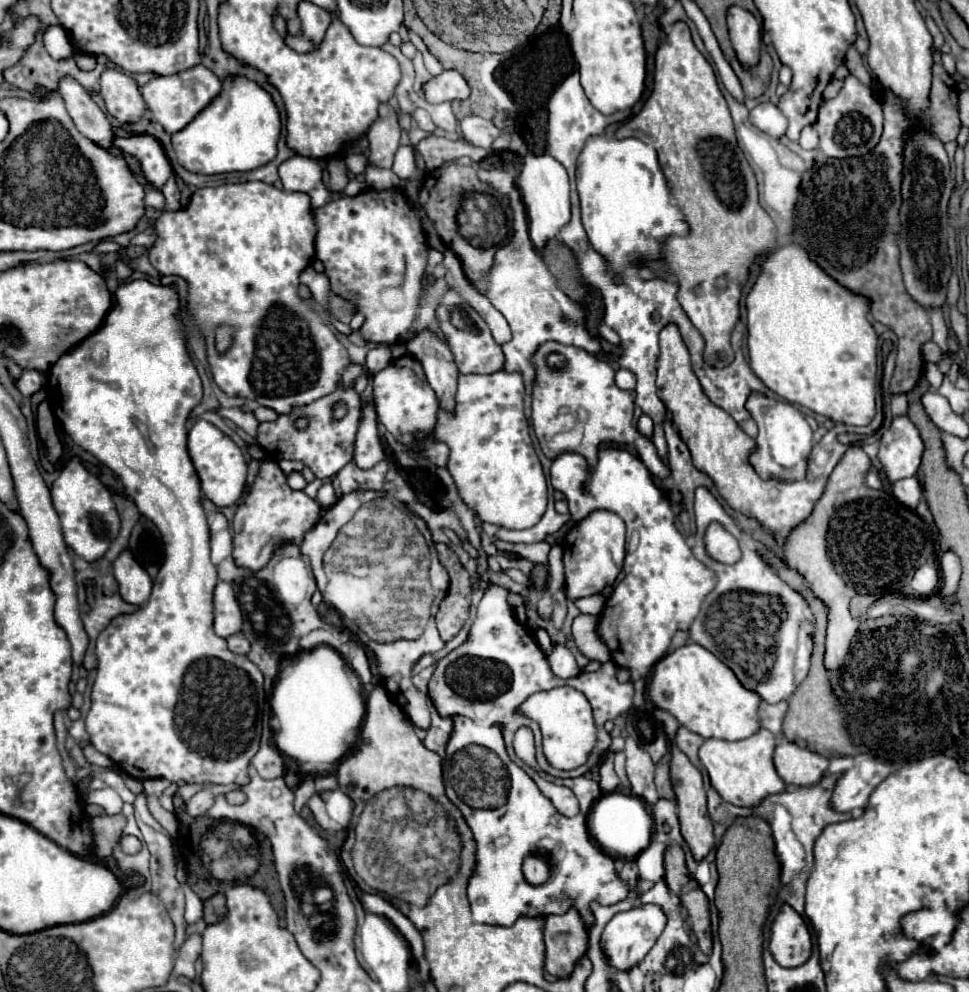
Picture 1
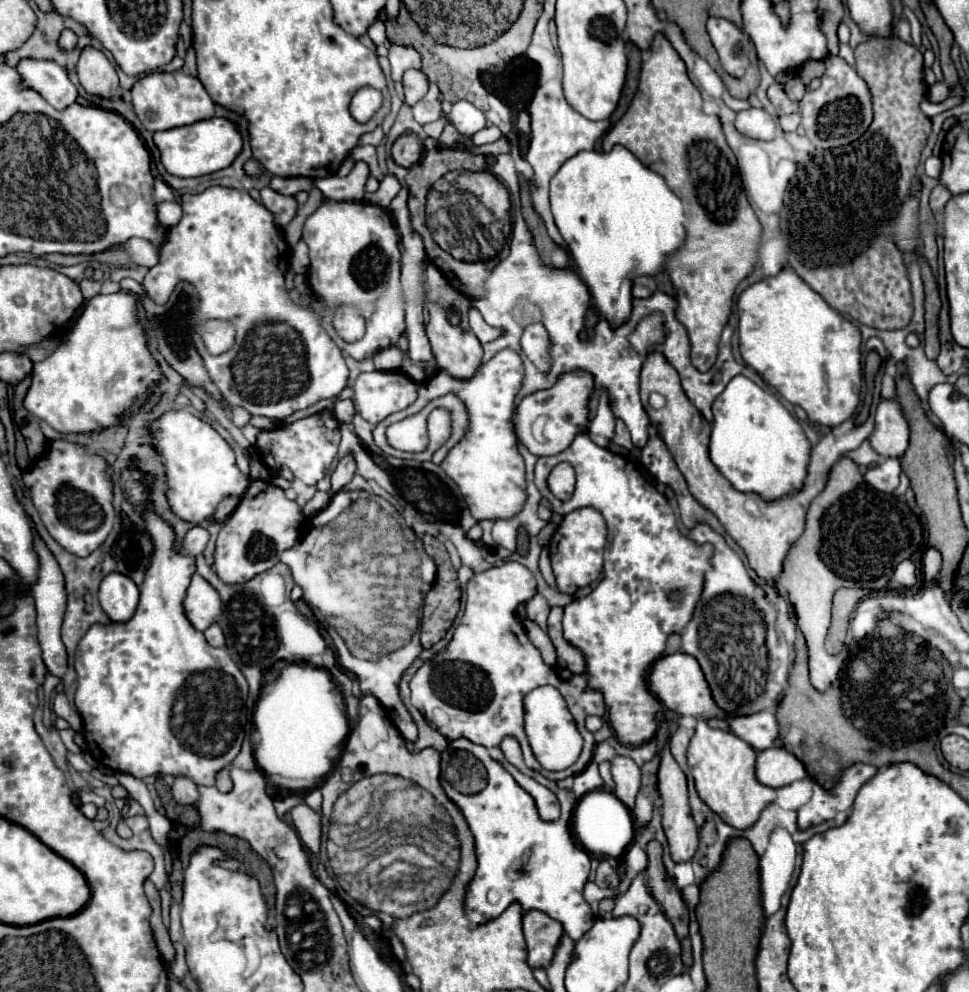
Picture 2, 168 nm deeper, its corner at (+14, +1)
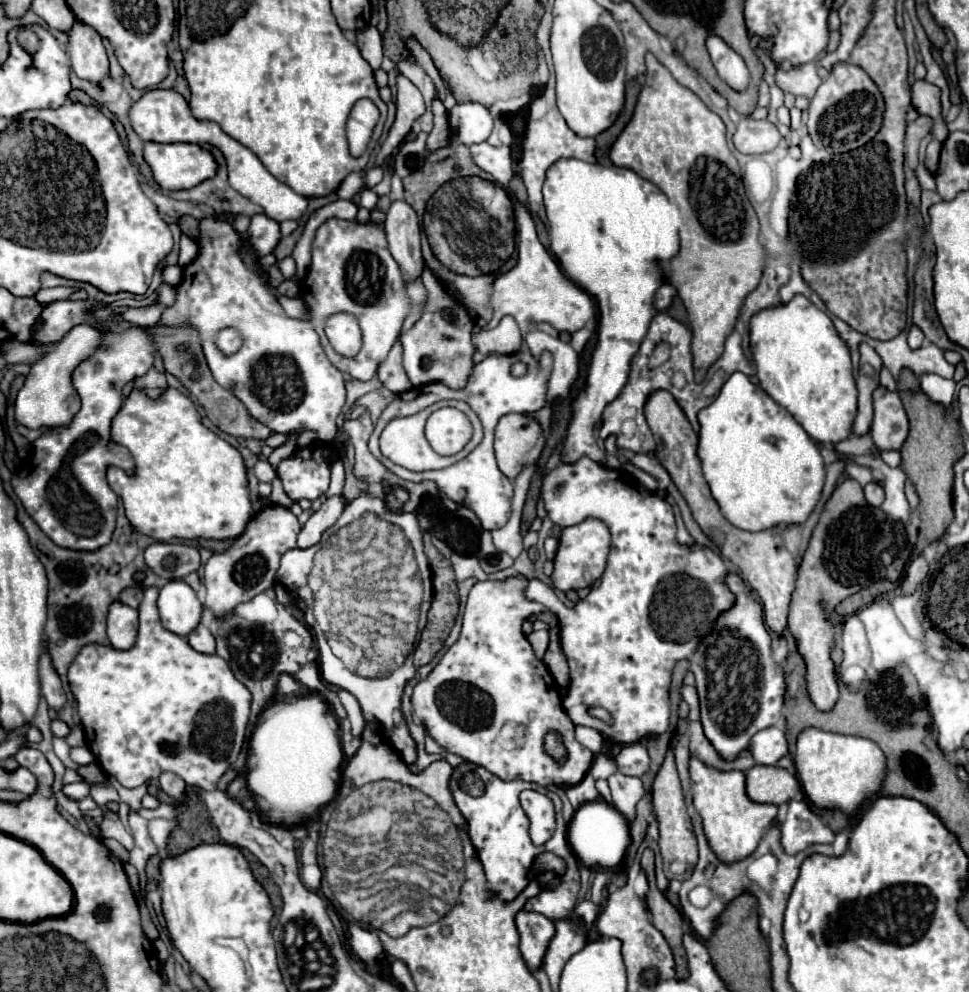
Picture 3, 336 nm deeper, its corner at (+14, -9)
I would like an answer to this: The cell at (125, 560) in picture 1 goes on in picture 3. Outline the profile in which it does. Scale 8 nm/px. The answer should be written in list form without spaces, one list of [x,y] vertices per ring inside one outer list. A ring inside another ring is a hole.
[[[113,602],[107,614],[107,636],[117,650],[129,650],[137,642],[137,610]]]

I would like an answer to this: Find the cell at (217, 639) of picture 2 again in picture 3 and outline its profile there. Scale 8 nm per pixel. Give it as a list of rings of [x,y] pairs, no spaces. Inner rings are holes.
[[[199,624],[191,634],[187,634],[187,642],[197,652],[213,654],[213,636],[209,634],[209,628],[203,624]]]

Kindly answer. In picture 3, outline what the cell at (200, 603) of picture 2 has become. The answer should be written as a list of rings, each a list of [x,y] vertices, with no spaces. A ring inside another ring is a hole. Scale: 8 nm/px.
[[[183,580],[167,582],[159,590],[157,604],[163,626],[179,636],[189,634],[189,630],[193,630],[193,626],[197,626],[201,620],[203,604],[199,602],[193,588]]]

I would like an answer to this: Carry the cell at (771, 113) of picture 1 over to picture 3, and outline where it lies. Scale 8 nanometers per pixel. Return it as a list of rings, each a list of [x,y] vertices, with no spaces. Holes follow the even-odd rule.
[[[743,118],[733,136],[733,144],[743,154],[765,154],[781,142],[781,134],[769,120]]]

